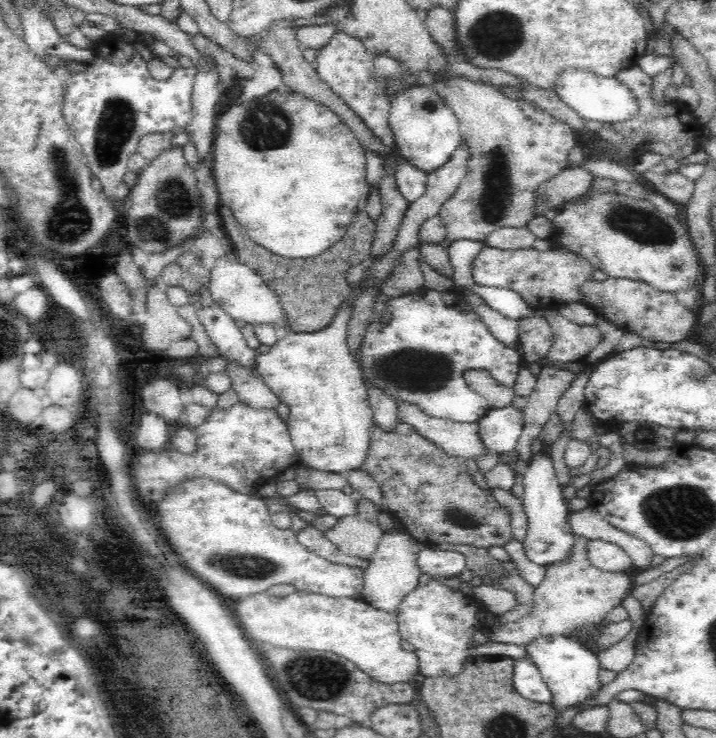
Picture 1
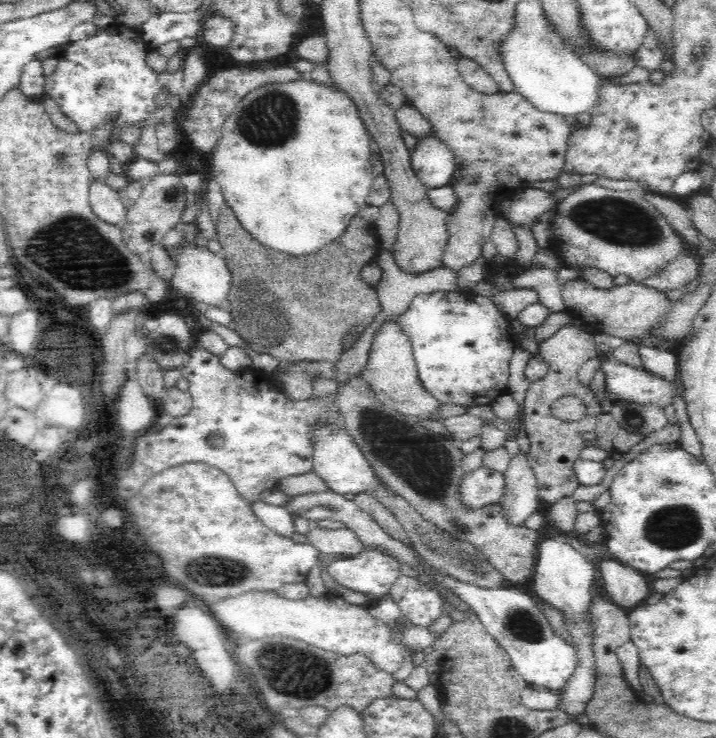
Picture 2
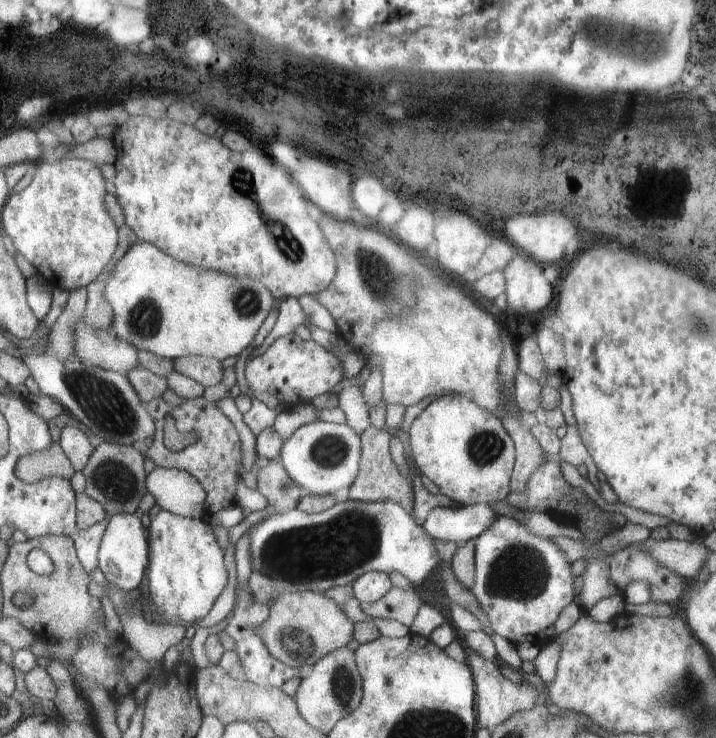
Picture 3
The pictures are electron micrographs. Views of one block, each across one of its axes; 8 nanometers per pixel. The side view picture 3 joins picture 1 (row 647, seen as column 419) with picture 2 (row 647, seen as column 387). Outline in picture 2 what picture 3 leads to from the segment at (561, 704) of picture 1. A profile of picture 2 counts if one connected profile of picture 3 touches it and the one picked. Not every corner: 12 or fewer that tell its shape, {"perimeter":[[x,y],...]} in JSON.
{"perimeter":[[452,580],[482,626],[536,690],[558,692],[574,646],[540,602],[514,586]]}

